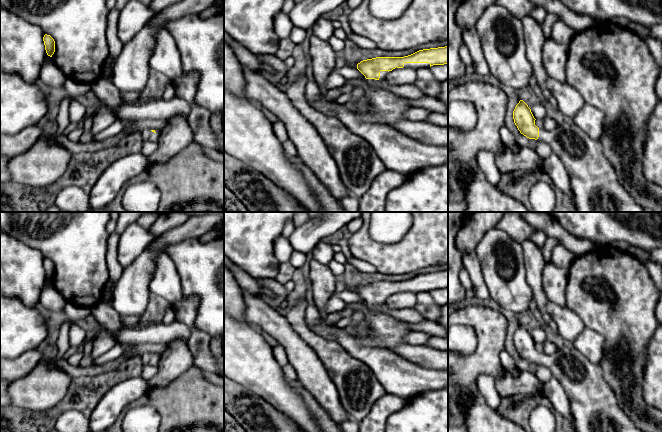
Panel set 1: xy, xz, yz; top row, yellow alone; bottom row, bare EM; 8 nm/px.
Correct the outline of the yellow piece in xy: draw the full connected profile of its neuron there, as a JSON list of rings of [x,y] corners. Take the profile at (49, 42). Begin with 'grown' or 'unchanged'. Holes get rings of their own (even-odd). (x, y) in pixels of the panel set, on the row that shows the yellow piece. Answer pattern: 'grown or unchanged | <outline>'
unchanged | [[[45,34],[43,37],[44,45],[45,45],[45,50],[48,56],[52,57],[52,55],[55,52],[55,41],[54,39],[50,36]]]

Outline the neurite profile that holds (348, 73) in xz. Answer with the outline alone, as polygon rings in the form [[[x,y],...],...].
[[[345,66],[345,67],[342,67],[342,68],[339,68],[339,69],[334,68],[333,72],[334,71],[339,73],[346,80],[351,80],[351,79],[359,79],[359,80],[362,80],[362,81],[367,80],[365,78],[365,76],[356,67]]]

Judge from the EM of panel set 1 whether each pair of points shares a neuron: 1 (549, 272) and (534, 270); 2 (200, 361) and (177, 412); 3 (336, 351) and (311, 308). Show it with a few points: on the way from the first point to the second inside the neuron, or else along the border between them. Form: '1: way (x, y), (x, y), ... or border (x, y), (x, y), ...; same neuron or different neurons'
1: border (546, 263), (543, 269), (543, 291), (545, 294); different neurons
2: border (195, 365), (201, 369); different neurons
3: border (306, 304), (305, 323), (309, 328); different neurons

